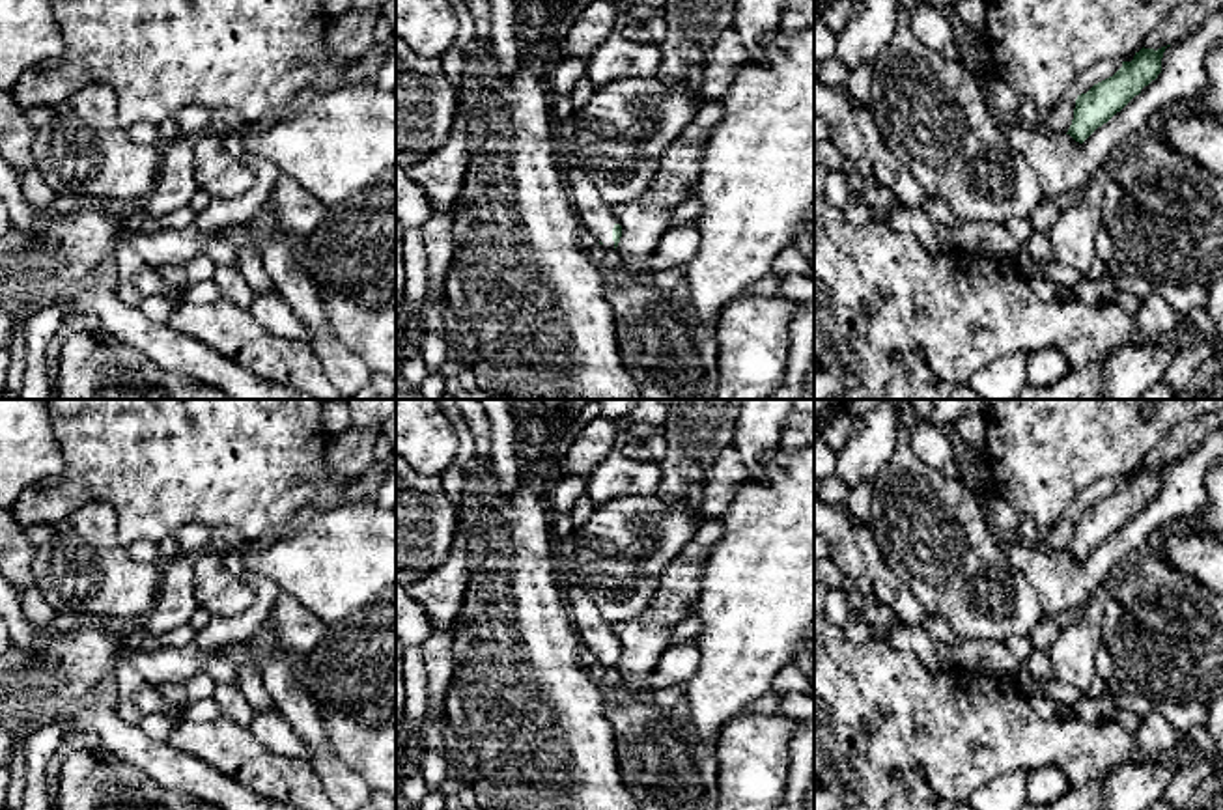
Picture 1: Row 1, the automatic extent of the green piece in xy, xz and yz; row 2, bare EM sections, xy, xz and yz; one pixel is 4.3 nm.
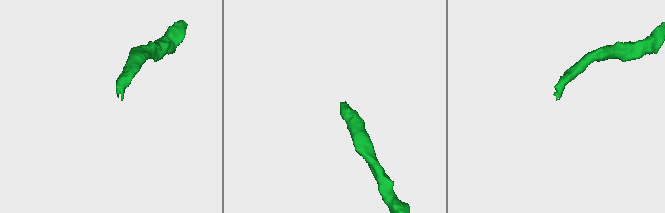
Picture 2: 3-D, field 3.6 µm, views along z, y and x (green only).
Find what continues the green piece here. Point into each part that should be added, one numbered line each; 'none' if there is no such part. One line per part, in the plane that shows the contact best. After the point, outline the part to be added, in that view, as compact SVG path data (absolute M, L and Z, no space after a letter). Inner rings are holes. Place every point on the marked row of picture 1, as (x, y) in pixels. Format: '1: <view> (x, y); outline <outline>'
1: xz (598, 219); outline M566 168L569 185L569 198L581 226L597 243L601 241L607 250L614 250L612 228L618 222L612 205L609 205L592 181L575 168Z

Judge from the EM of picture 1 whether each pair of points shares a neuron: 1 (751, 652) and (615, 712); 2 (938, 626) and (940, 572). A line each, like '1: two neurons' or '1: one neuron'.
1: two neurons
2: two neurons

